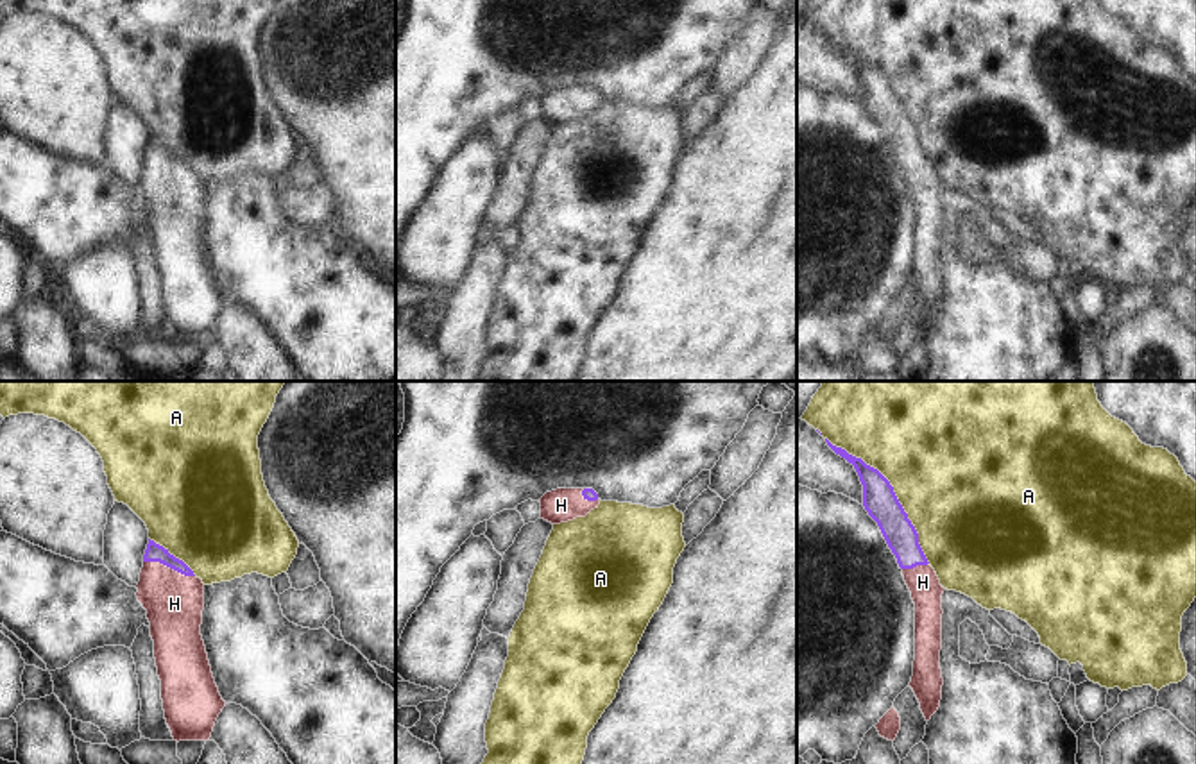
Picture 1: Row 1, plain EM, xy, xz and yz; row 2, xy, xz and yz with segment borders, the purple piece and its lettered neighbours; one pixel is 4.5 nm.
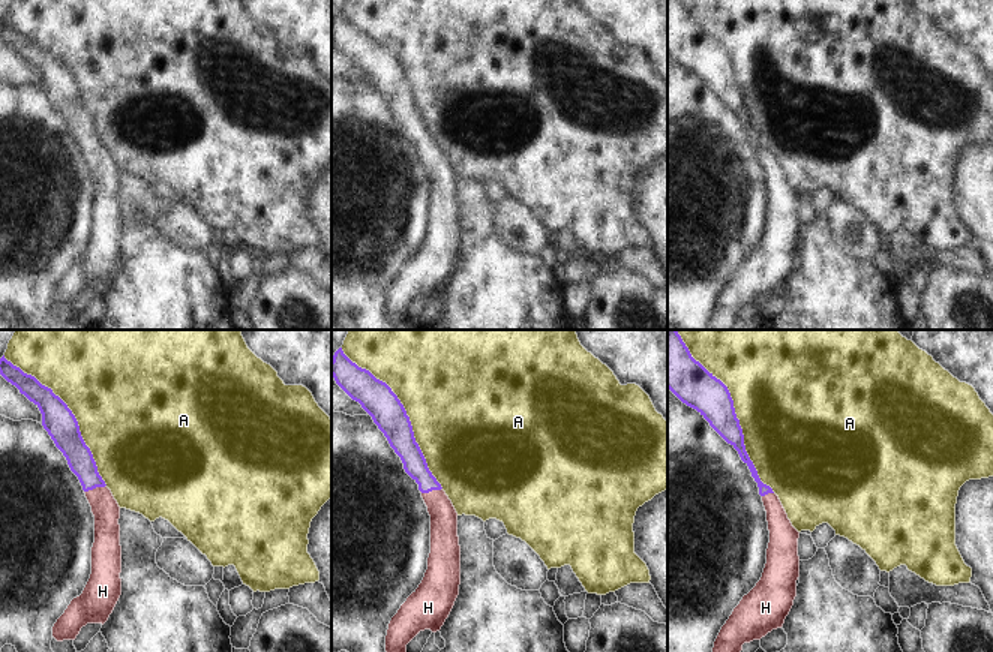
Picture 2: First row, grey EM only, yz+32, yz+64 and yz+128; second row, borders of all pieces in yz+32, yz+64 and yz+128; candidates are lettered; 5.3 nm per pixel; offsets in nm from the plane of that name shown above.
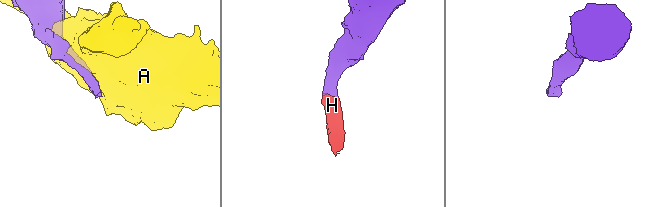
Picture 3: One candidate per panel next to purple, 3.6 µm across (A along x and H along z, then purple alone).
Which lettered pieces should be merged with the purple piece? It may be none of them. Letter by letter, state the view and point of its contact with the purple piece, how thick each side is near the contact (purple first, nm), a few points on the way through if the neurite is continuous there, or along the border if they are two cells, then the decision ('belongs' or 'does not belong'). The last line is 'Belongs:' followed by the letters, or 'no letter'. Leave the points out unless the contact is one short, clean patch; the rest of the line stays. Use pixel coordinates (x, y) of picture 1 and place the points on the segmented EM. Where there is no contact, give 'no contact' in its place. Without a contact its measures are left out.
A: yz (892, 491) | 150/480 nm | does not belong
H: xy (169, 566) | 80/260 nm | across xy (154, 551), (169, 566), (169, 591), (174, 603) | belongs
Belongs: H

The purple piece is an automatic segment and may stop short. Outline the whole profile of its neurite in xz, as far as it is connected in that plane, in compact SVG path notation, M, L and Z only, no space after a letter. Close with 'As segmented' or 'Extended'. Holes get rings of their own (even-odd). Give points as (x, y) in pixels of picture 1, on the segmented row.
M557 488L541 497L541 519L560 524L585 517L598 508L600 499L593 488Z. Extended

